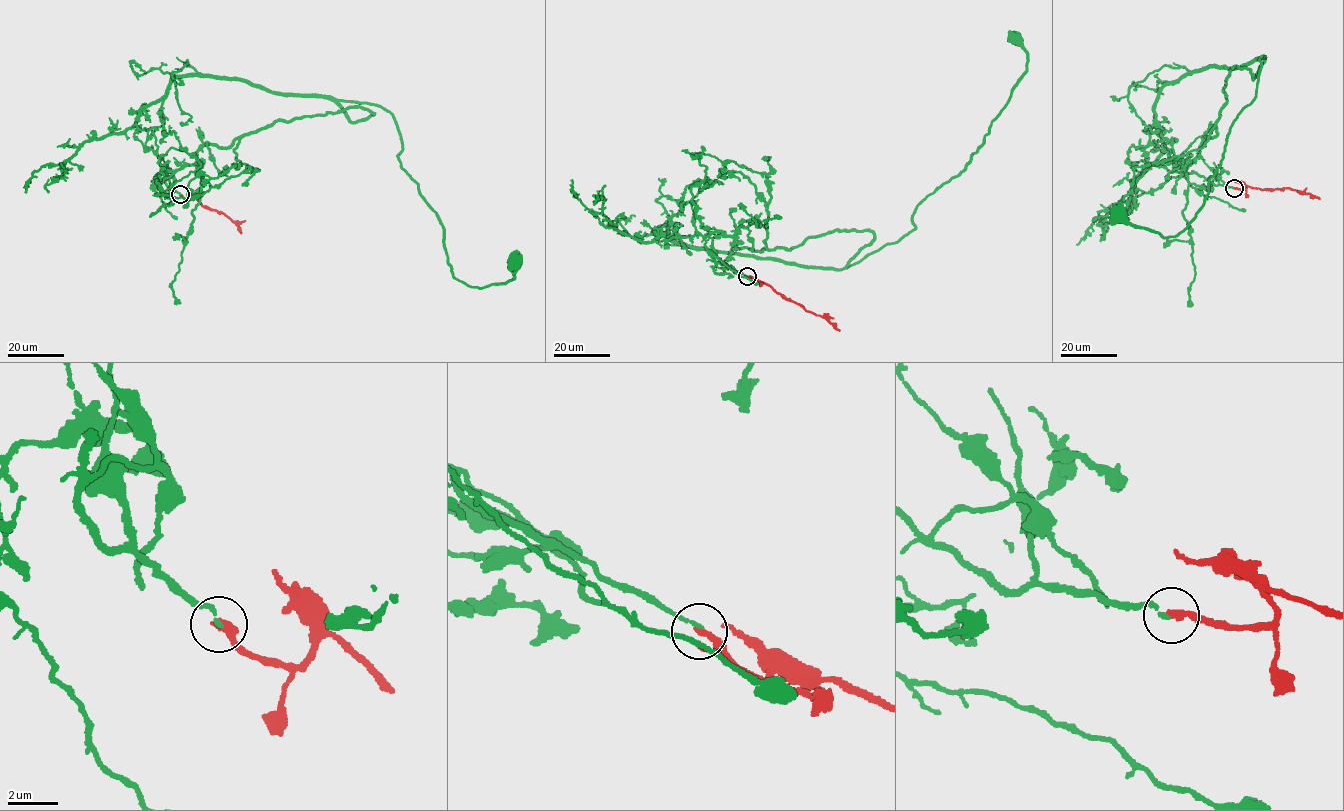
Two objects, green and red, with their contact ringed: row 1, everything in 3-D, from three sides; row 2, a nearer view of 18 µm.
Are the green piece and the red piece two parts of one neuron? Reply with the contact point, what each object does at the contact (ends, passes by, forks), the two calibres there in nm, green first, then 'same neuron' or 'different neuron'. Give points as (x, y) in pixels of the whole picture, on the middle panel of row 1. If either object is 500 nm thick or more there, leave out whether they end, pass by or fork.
place (747, 276); green ends; red passes by; calibres 150 and 200 nm; same neuron

